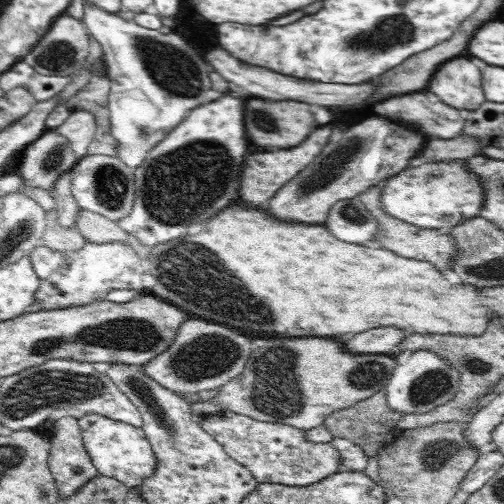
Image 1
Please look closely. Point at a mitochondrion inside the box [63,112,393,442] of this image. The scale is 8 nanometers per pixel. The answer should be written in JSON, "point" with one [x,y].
{"point":[182,185]}

